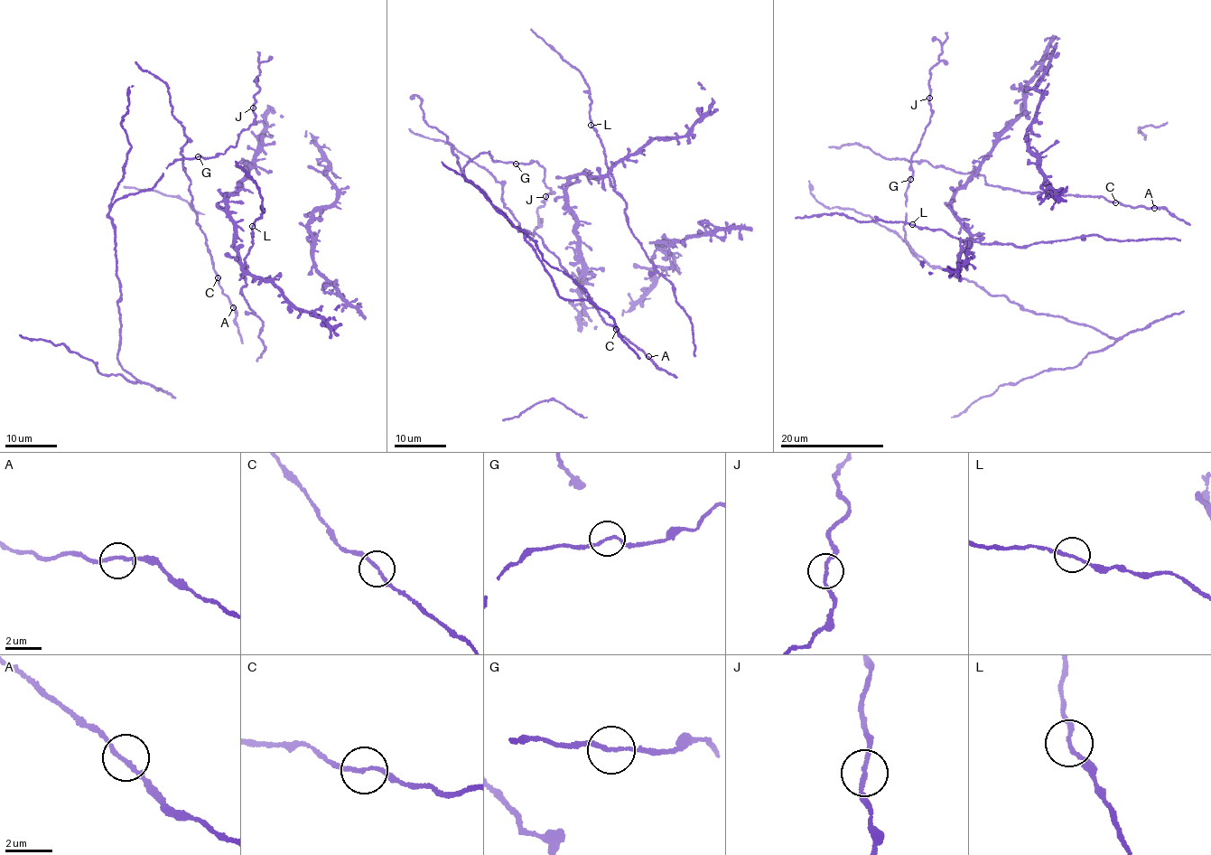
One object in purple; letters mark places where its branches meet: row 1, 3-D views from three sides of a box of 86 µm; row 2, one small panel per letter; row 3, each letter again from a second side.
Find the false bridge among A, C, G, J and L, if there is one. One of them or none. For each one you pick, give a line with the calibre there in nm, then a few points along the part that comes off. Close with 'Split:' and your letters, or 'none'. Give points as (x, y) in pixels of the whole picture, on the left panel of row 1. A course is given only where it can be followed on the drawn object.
Split: none

